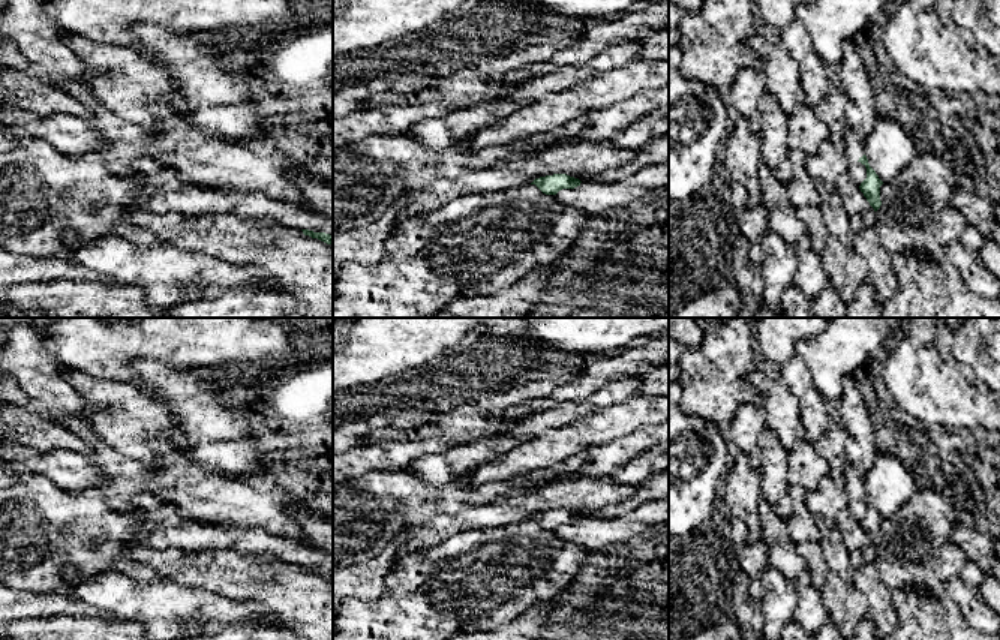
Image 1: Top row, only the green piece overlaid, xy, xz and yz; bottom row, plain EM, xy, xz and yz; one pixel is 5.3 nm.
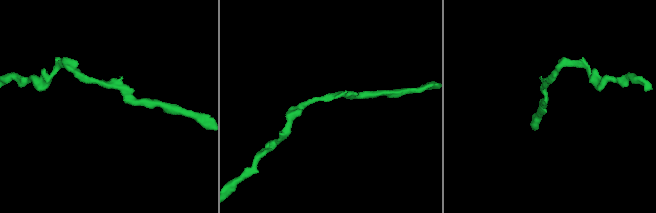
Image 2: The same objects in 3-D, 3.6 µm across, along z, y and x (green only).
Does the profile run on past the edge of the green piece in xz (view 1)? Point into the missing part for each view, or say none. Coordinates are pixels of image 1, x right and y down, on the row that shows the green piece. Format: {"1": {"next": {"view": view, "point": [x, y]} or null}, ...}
{"1": {"next": null}}

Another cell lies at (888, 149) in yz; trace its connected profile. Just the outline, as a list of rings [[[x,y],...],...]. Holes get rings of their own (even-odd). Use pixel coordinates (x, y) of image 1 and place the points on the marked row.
[[[880,115],[865,138],[865,156],[883,183],[891,181],[916,154],[906,126],[888,117]]]

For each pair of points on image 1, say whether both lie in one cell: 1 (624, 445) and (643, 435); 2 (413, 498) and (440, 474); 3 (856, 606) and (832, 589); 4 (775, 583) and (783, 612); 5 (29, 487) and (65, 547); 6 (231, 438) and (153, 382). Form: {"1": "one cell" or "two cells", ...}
{"1": "one cell", "2": "two cells", "3": "one cell", "4": "one cell", "5": "one cell", "6": "one cell"}

